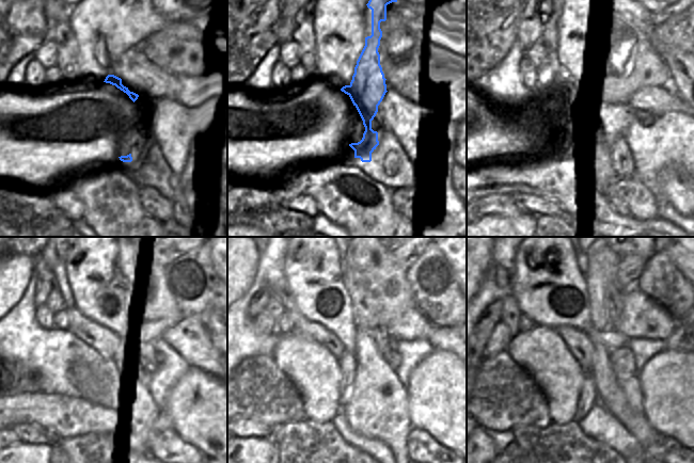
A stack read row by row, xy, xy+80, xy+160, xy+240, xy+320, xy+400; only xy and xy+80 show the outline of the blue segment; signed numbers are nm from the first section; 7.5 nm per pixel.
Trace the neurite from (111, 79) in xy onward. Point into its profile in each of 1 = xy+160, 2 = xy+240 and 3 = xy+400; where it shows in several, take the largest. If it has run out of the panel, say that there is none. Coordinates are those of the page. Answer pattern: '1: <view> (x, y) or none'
1: xy+160 (614, 162)
2: xy+240 (135, 409)
3: xy+400 (631, 388)

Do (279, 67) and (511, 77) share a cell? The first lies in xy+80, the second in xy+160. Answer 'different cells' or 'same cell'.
different cells

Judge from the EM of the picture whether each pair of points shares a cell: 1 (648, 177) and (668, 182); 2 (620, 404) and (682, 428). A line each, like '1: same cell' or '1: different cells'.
1: different cells
2: different cells

